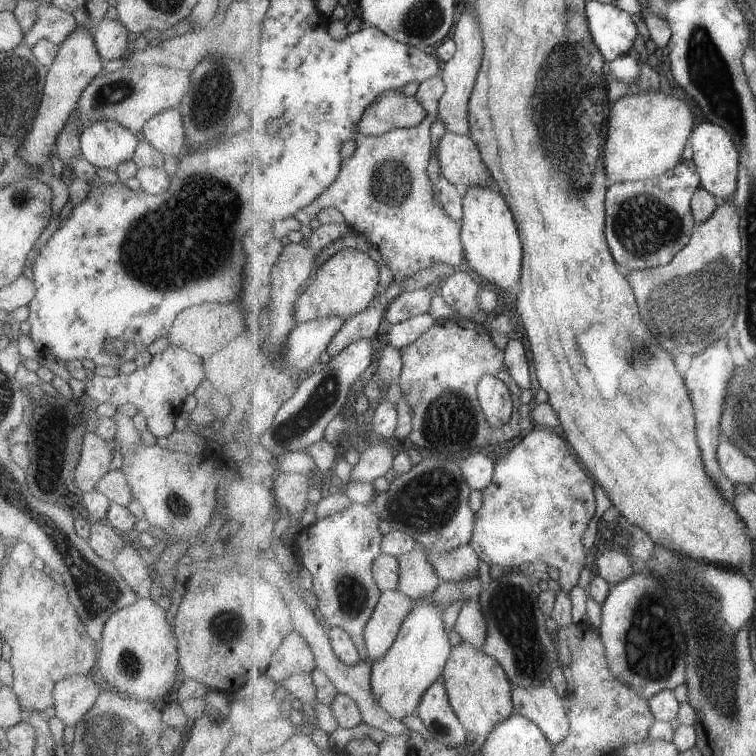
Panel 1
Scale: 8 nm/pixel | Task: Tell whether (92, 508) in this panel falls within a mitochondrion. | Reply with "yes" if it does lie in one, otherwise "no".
no

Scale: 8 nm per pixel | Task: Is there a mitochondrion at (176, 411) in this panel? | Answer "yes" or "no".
no

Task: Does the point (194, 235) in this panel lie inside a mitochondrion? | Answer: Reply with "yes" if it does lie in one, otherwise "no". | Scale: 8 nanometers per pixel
yes

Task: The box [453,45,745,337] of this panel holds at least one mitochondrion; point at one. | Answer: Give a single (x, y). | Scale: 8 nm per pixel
(640, 227)

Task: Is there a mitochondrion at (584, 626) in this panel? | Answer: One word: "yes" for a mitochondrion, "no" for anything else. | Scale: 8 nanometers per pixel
no

